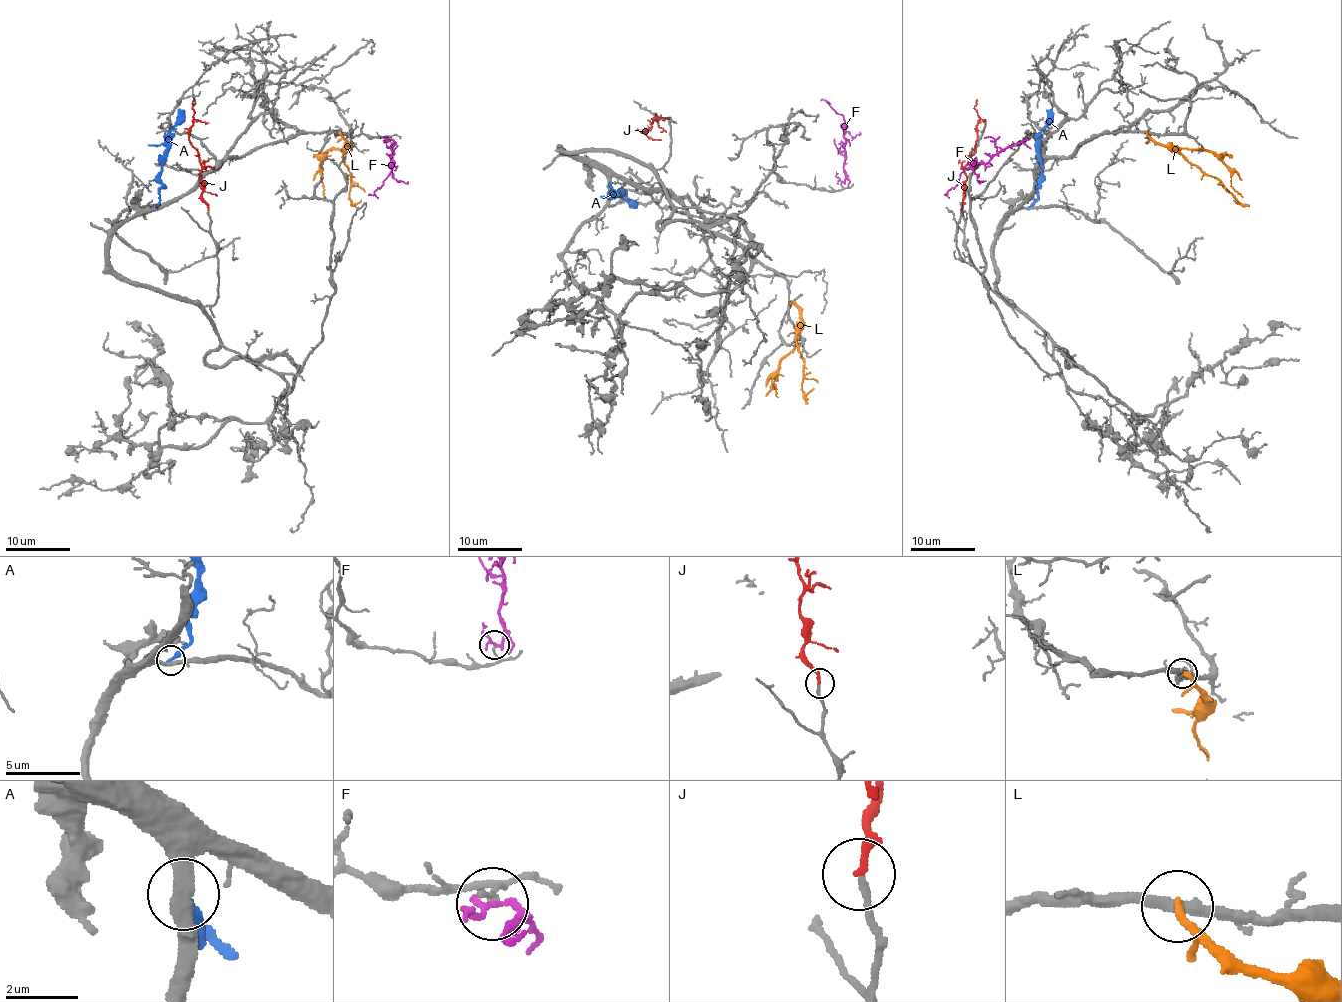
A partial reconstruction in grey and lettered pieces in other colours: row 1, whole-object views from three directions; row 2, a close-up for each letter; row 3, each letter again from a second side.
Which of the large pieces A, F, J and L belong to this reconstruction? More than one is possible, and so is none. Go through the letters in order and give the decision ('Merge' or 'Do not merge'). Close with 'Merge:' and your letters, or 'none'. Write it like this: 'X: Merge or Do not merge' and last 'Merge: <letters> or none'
A: Do not merge
F: Do not merge
J: Merge
L: Do not merge
Merge: J

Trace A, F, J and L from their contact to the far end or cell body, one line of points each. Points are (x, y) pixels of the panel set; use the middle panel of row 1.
A: (609, 184), (614, 195), (618, 194), (631, 207)
F: (840, 181), (845, 178), (844, 118), (826, 102), (831, 103)
J: (661, 116), (641, 132), (646, 134), (646, 131)
L: (790, 301), (800, 312), (800, 327), (795, 346), (782, 359), (772, 382), (777, 396)

